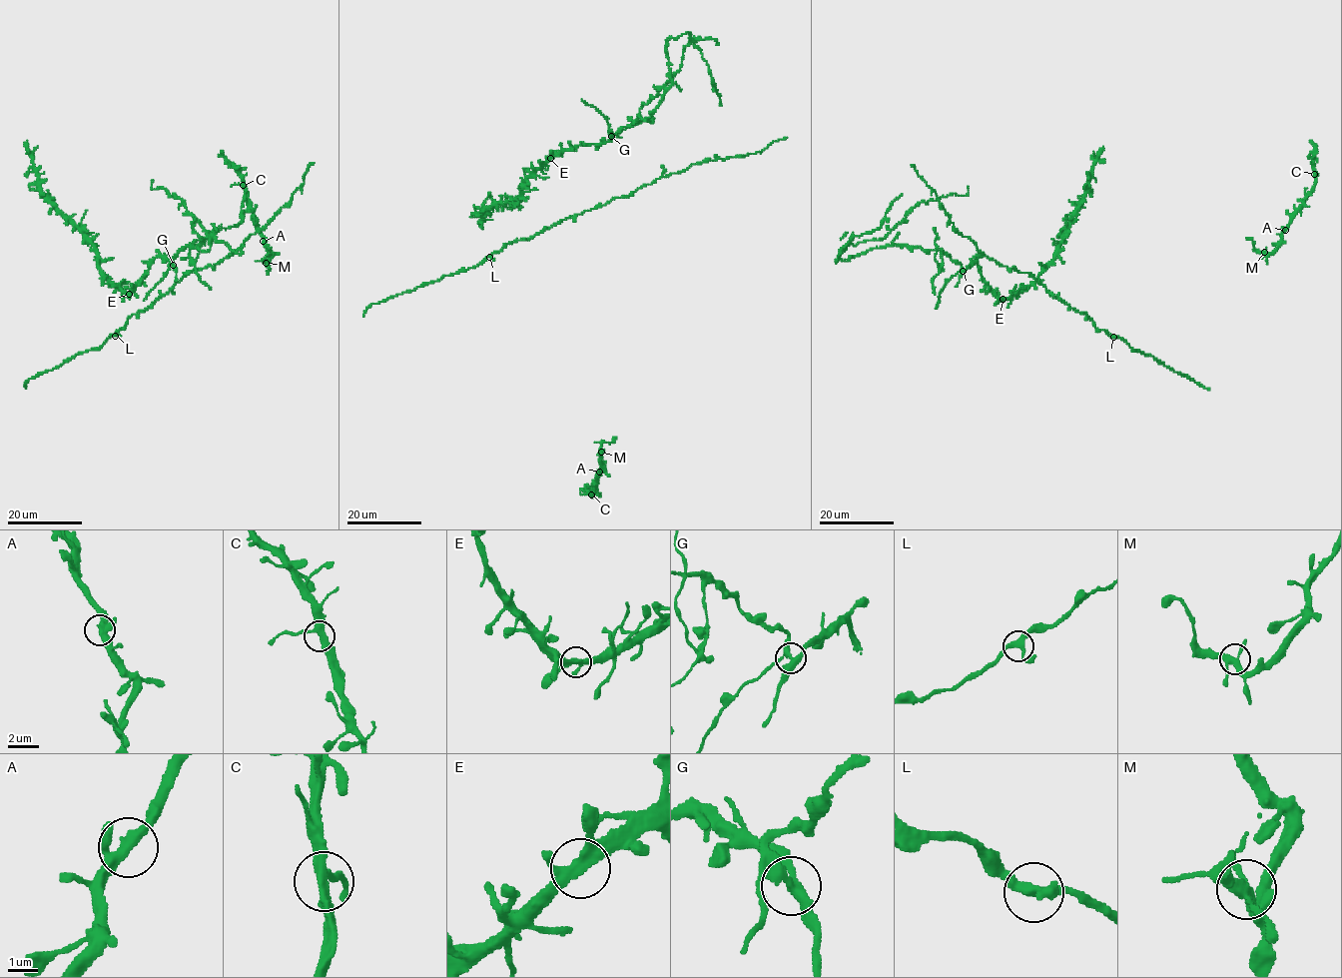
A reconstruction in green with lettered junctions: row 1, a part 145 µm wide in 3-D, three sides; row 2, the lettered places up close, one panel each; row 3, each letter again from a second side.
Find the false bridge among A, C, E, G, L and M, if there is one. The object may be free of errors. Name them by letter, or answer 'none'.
G

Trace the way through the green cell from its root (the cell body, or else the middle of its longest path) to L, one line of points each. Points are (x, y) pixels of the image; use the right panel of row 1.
L: (1029, 274), (1051, 295), (1079, 313), (1084, 313), (1094, 327), (1113, 337)

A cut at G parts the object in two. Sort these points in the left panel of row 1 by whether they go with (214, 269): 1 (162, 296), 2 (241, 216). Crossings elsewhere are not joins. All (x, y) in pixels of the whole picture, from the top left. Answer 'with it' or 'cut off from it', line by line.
1: with it
2: cut off from it

